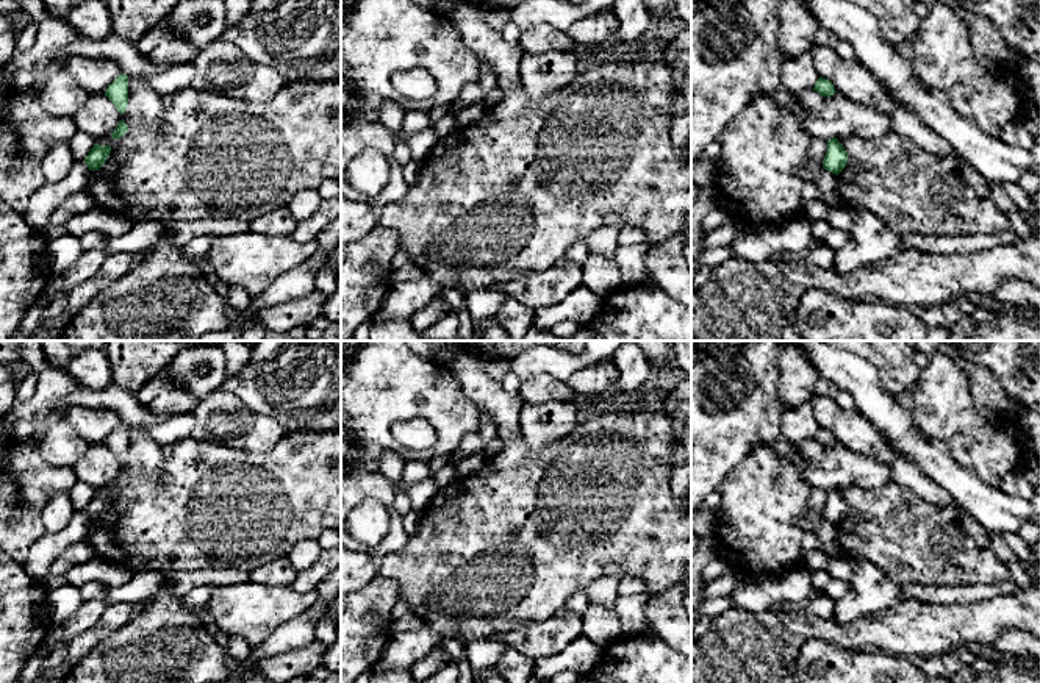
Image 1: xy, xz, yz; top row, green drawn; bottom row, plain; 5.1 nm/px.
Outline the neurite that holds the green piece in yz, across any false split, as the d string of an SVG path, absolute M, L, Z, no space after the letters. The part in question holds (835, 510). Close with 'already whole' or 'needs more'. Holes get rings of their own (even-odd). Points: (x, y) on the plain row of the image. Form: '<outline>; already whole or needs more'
M837 488L827 491L827 502L823 511L826 520L838 525L848 514L848 503Z; already whole

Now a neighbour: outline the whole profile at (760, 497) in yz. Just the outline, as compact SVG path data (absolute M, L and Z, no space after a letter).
M765 445L752 449L721 481L716 511L719 556L744 578L777 578L799 567L805 530L794 524L809 510L812 492L793 461L782 460Z

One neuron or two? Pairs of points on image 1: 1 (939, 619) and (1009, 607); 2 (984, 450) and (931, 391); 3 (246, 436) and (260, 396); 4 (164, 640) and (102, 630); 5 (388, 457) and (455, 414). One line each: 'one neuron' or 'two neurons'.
1: one neuron
2: one neuron
3: two neurons
4: two neurons
5: two neurons

